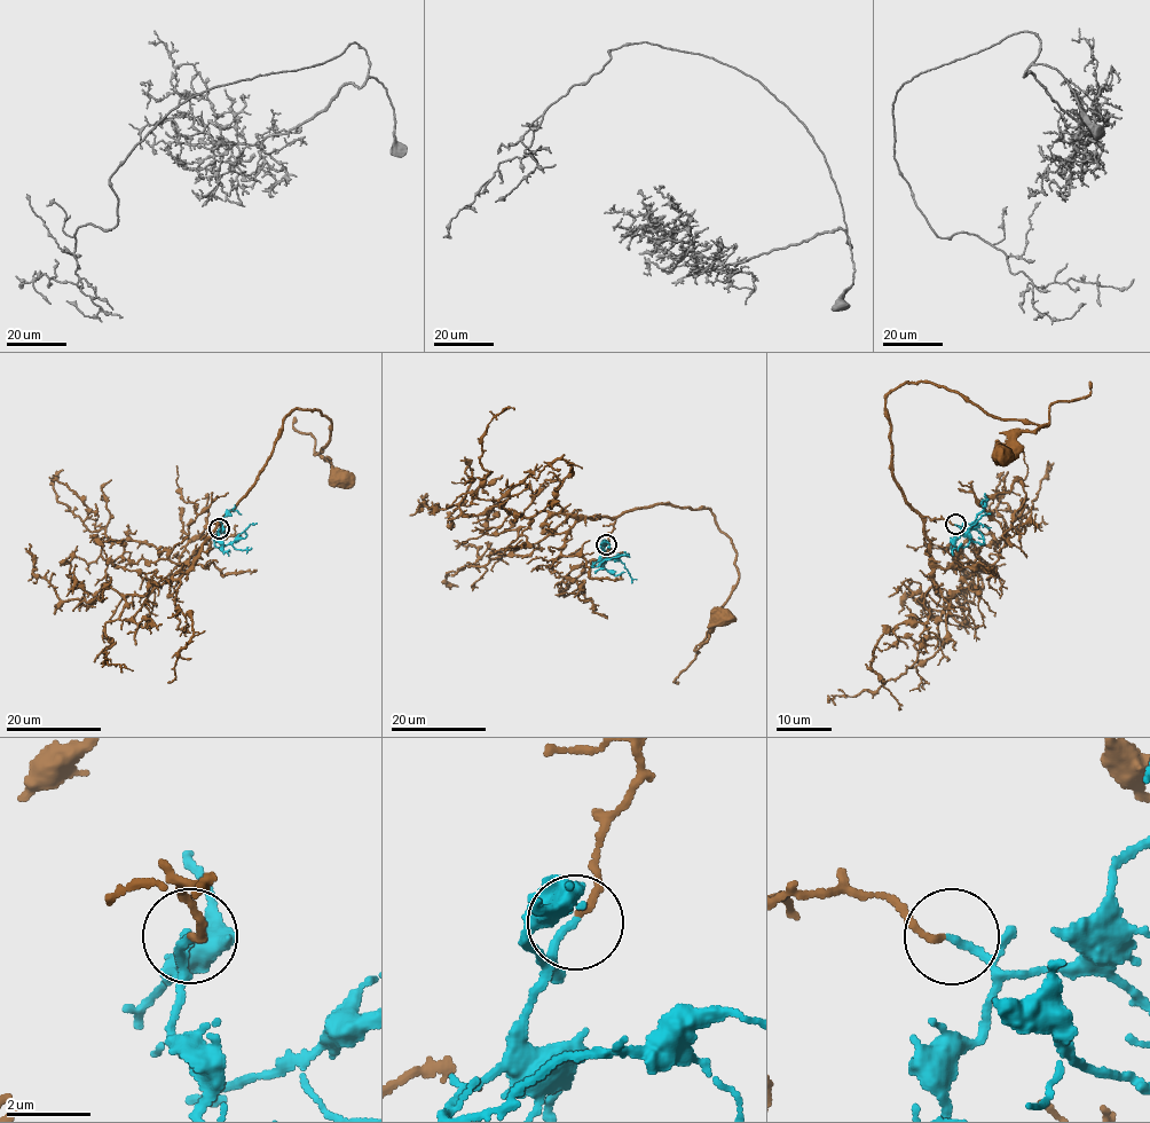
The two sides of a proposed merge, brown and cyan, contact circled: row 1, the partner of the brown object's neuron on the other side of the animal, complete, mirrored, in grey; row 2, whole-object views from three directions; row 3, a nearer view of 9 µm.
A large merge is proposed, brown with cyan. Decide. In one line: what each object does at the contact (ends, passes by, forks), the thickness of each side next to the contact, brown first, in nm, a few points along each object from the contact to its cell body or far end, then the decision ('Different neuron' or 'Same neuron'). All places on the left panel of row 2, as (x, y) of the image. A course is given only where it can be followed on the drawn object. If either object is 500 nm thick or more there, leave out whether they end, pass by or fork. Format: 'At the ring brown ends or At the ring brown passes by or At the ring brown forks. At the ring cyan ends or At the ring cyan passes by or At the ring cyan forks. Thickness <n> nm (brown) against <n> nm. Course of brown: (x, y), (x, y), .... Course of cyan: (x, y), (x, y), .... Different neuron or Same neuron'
At the ring brown ends. At the ring cyan passes by. Thickness 140 nm (brown) against 120 nm. Course of brown: (220, 529), (254, 484), (282, 422), (297, 408), (318, 409), (332, 421), (320, 454), (343, 479). Course of cyan: (220, 529), (213, 539), (217, 547), (229, 544), (257, 523). Same neuron

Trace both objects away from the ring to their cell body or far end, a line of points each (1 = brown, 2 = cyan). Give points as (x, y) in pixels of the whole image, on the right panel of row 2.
1: (955, 525), (923, 516), (906, 500), (892, 473), (888, 394), (926, 381), (999, 418), (1038, 426), (1001, 456)
2: (955, 525), (975, 528), (984, 544), (971, 540), (969, 528), (986, 512)

